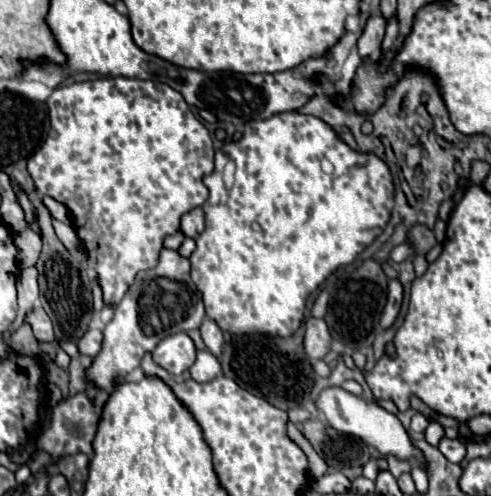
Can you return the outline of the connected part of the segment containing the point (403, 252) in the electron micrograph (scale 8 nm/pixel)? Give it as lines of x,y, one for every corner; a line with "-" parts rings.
404,243
395,247
391,251
390,259
397,263
400,263
408,259
408,256
411,256
412,254
413,254
413,249
411,248
411,246
409,246
409,244
407,243

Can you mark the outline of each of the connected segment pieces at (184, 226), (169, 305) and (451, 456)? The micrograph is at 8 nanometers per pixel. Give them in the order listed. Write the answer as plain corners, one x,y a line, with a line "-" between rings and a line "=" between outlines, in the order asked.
193,208
181,216
181,232
189,238
197,238
205,228
205,214
201,208
=
163,250
155,268
139,272
135,282
125,292
121,304
115,308
113,320
105,326
103,348
87,370
87,380
99,388
109,388
115,380
140,382
145,375
140,368
145,352
151,352
159,340
169,334
199,328
205,318
205,308
199,290
189,278
189,260
177,250
=
443,438
441,444
439,444
439,450
443,452
443,456
449,460
449,462
455,462
459,464
463,458
465,458
465,444
461,440
449,440
449,438

